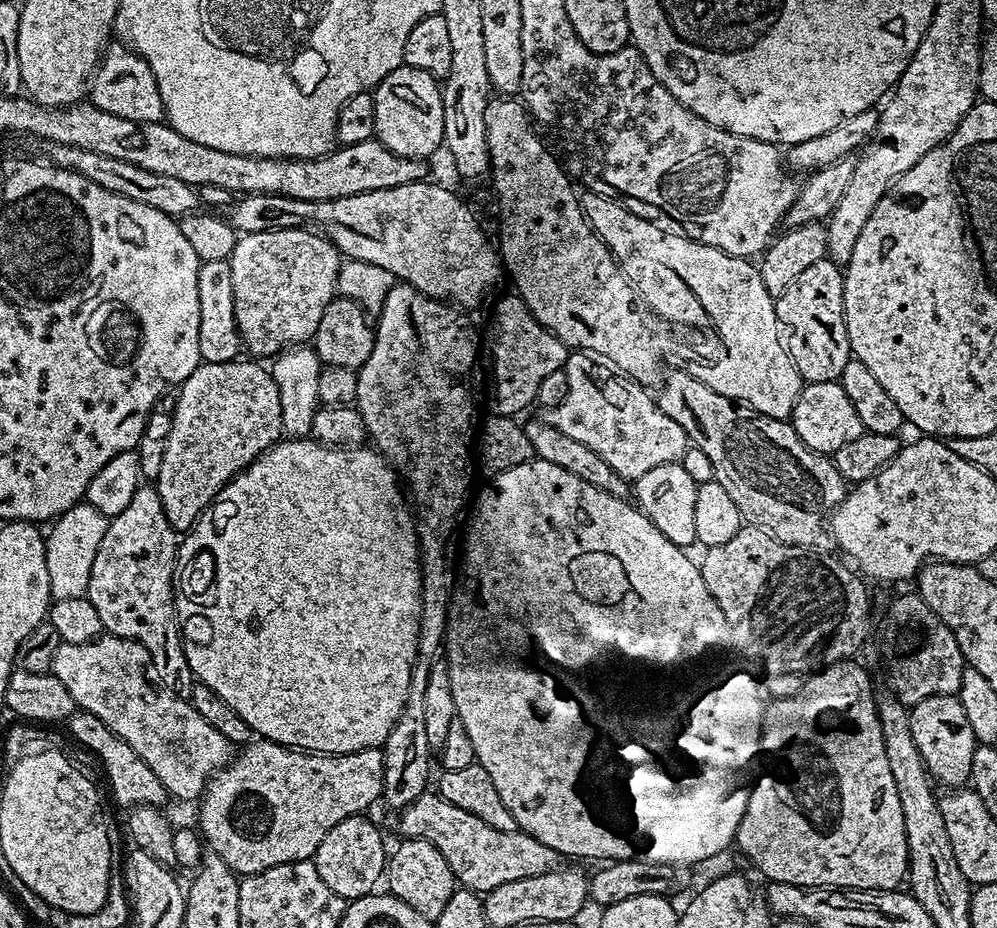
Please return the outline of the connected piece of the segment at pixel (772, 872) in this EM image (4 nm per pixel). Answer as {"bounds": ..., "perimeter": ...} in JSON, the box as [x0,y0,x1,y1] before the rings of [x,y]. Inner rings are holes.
{"bounds":[735,659,910,894],"perimeter":[[[851,659],[841,660],[838,664],[829,664],[809,675],[804,681],[802,690],[794,694],[794,698],[773,699],[764,710],[764,730],[762,748],[768,752],[768,769],[756,782],[756,789],[751,789],[748,797],[748,810],[736,832],[735,843],[740,844],[748,860],[765,876],[765,881],[774,884],[793,884],[799,888],[826,888],[829,890],[851,890],[856,894],[875,894],[890,892],[905,883],[910,872],[910,851],[908,846],[908,830],[904,821],[904,810],[900,787],[896,781],[894,770],[890,768],[890,758],[886,752],[886,742],[880,725],[880,709],[878,692],[872,689],[872,680],[868,672],[860,664],[852,664]]]}

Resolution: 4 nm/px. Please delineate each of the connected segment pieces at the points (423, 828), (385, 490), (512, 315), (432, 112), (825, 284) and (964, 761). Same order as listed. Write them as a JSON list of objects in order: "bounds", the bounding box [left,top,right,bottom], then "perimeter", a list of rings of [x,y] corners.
[{"bounds":[399,794,562,894],"perimeter":[[[425,794],[416,799],[406,808],[399,809],[400,836],[410,840],[425,840],[446,858],[450,870],[456,875],[457,881],[467,891],[477,894],[487,894],[494,891],[498,886],[505,886],[506,883],[521,882],[523,879],[538,878],[539,875],[548,875],[551,872],[561,871],[562,857],[559,852],[550,850],[542,842],[538,842],[533,836],[526,832],[503,832],[494,830],[494,826],[486,826],[480,818],[474,818],[474,814],[466,814],[466,810],[458,810],[450,802],[446,802],[439,794]]]},{"bounds":[174,438,420,756],"perimeter":[[[284,438],[267,448],[253,464],[243,468],[213,498],[208,509],[179,541],[174,599],[176,619],[182,625],[186,662],[193,677],[213,691],[238,718],[242,718],[259,739],[302,752],[349,756],[351,752],[380,748],[394,730],[410,690],[420,625],[420,536],[417,521],[416,524],[412,521],[404,505],[399,483],[396,469],[375,447],[329,446],[317,444],[311,438]]]},{"bounds":[486,295,570,417],"perimeter":[[[511,295],[502,297],[492,312],[492,329],[488,332],[488,340],[486,336],[486,356],[492,359],[492,396],[496,399],[495,411],[501,416],[515,417],[516,412],[530,407],[532,403],[534,405],[537,403],[542,384],[567,365],[570,348],[537,320],[519,295]]]},{"bounds":[374,66,444,160],"perimeter":[[[401,66],[374,89],[375,139],[394,154],[411,160],[424,160],[444,144],[444,93],[437,77],[426,70]]]},{"bounds":[778,258,853,384],"perimeter":[[[825,258],[814,262],[814,266],[804,271],[798,277],[798,282],[790,286],[784,295],[779,297],[778,311],[781,320],[784,321],[787,331],[796,337],[791,337],[790,347],[792,361],[805,381],[817,384],[818,382],[839,381],[840,375],[846,370],[849,360],[853,359],[850,338],[846,330],[846,318],[844,317],[844,273],[841,265],[835,264],[831,258]]]},{"bounds":[911,696,978,785],"perimeter":[[[935,696],[930,704],[929,708],[933,708],[929,712],[924,712],[917,720],[915,717],[911,721],[912,737],[922,754],[924,764],[939,783],[941,780],[944,784],[967,785],[964,783],[973,779],[978,764],[978,741],[974,726],[970,724],[963,703],[956,696]]]}]

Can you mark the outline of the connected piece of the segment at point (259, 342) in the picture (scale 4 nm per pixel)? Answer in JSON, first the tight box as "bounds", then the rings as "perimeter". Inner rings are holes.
{"bounds":[228,228,342,358],"perimeter":[[[287,228],[273,232],[249,232],[236,241],[228,260],[234,281],[234,318],[240,331],[240,342],[256,358],[275,358],[285,348],[304,346],[315,337],[318,322],[326,306],[337,295],[336,279],[342,257],[338,249],[324,236],[307,228]]]}

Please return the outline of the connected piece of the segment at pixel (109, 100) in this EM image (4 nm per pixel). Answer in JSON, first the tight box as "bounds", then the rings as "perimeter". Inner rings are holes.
{"bounds":[90,47,166,124],"perimeter":[[[109,47],[105,51],[90,84],[96,88],[94,103],[98,110],[106,114],[118,114],[118,118],[130,118],[130,122],[145,124],[146,122],[161,123],[166,113],[162,94],[158,94],[158,82],[150,70],[150,66],[131,47]]]}

